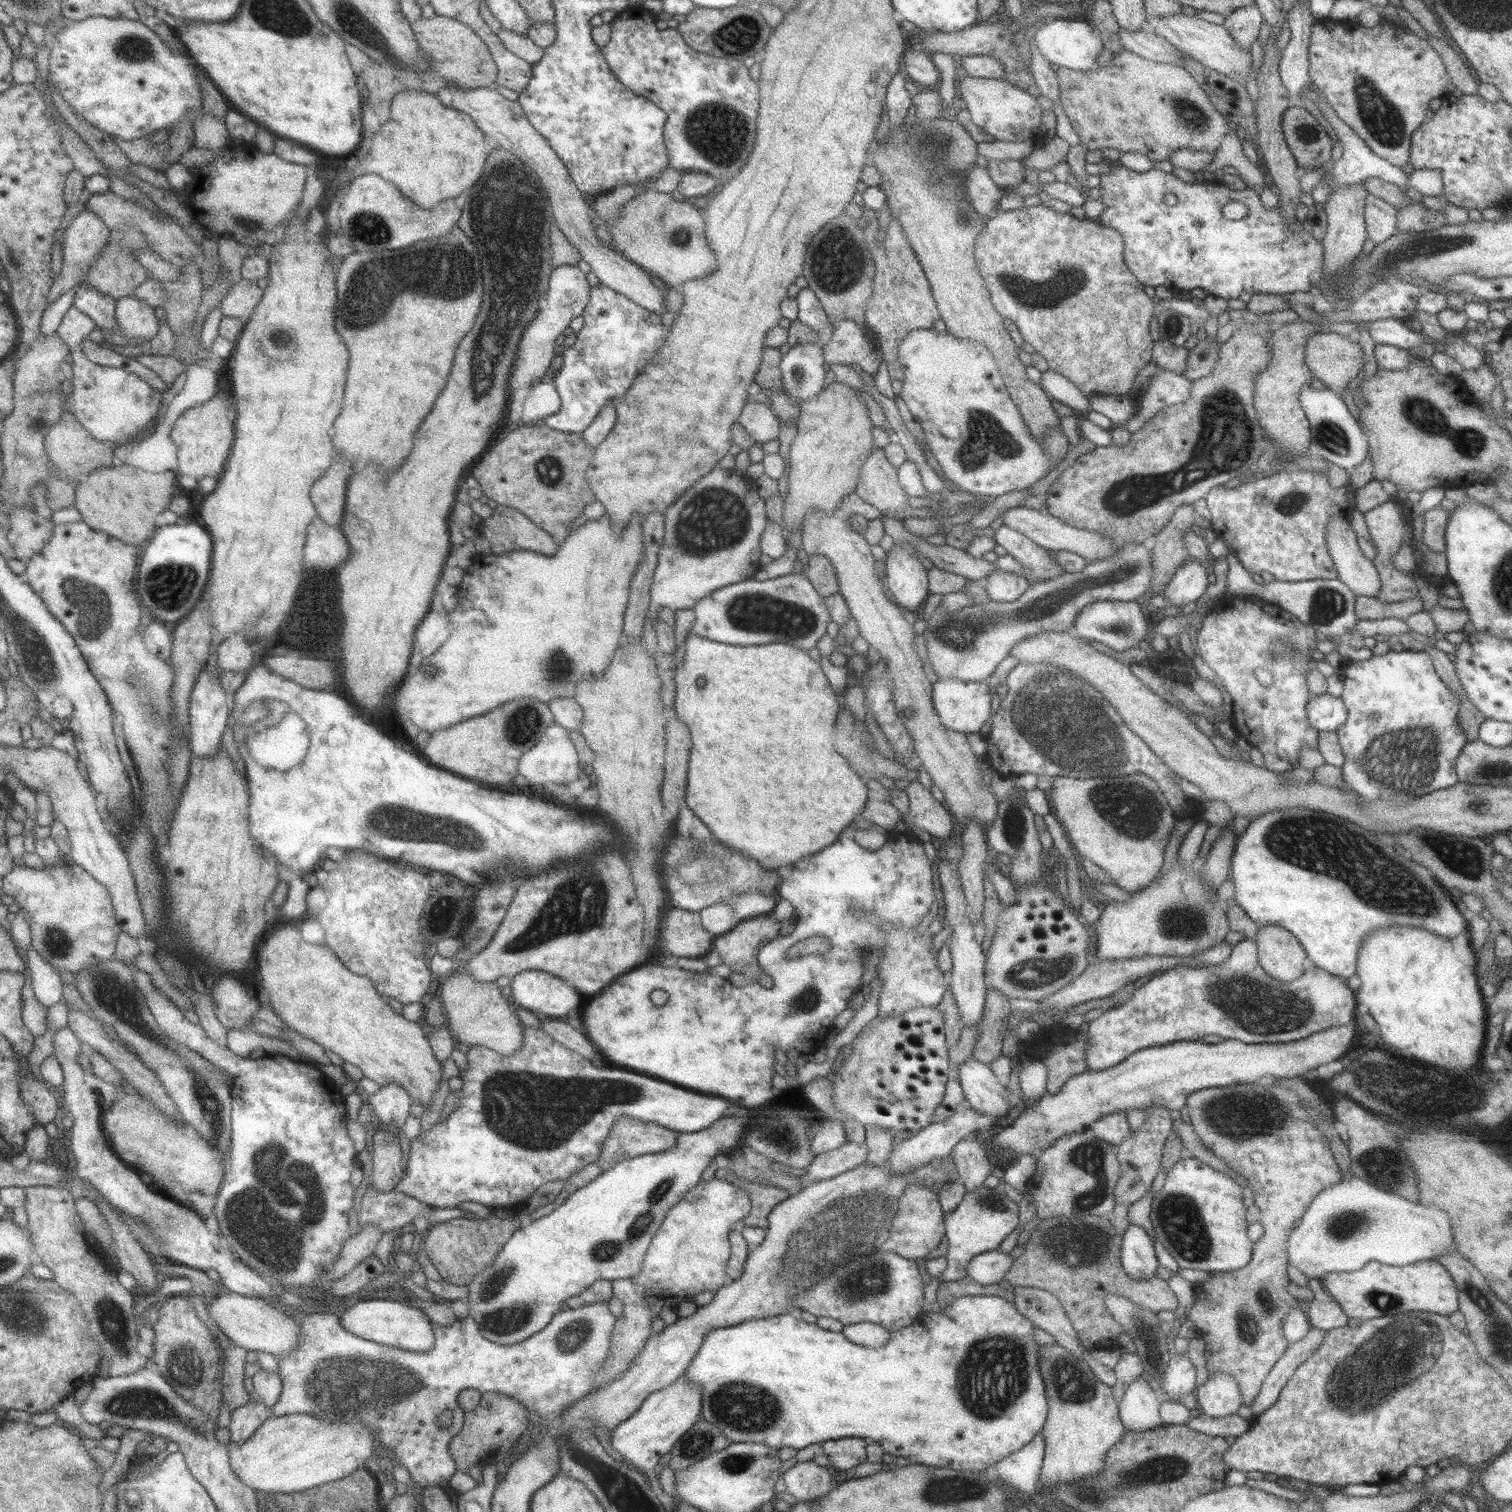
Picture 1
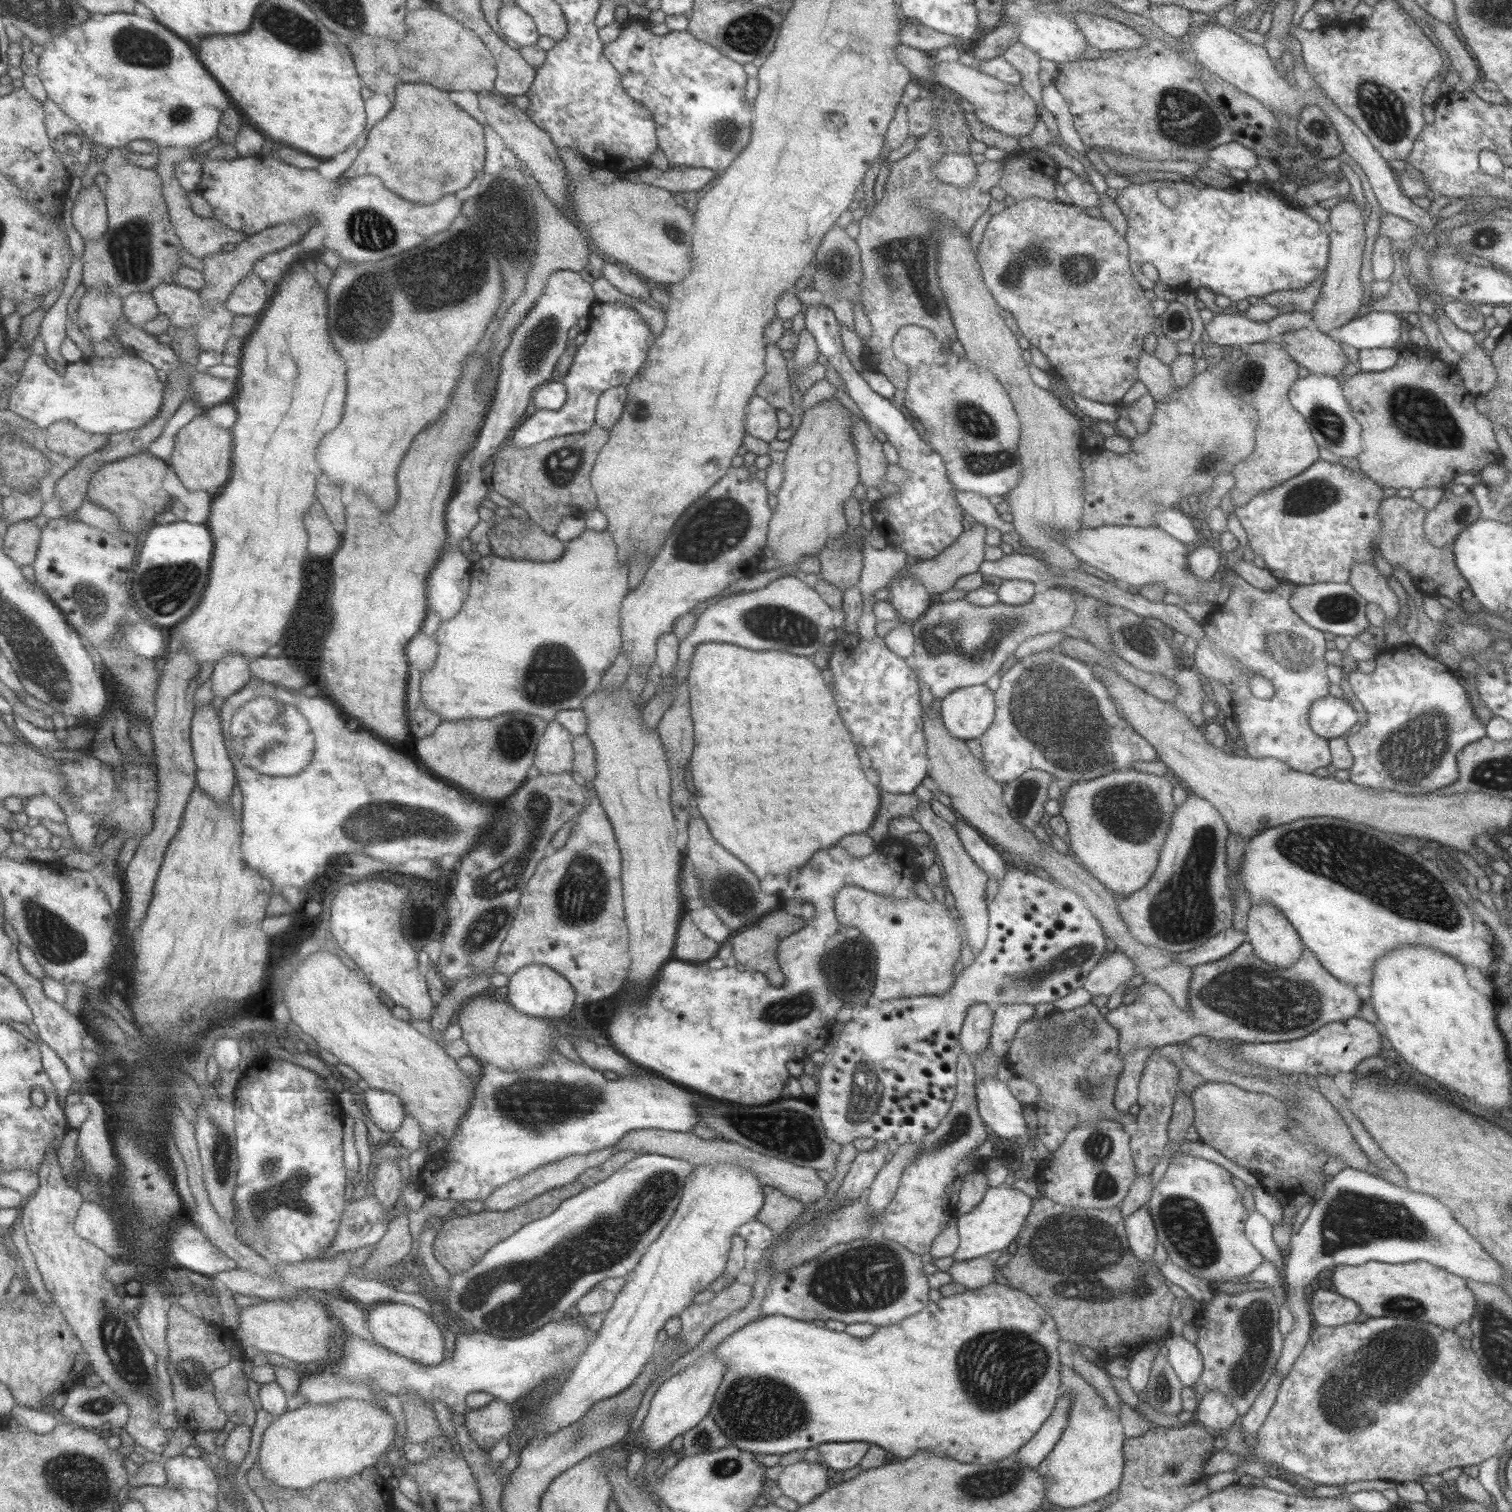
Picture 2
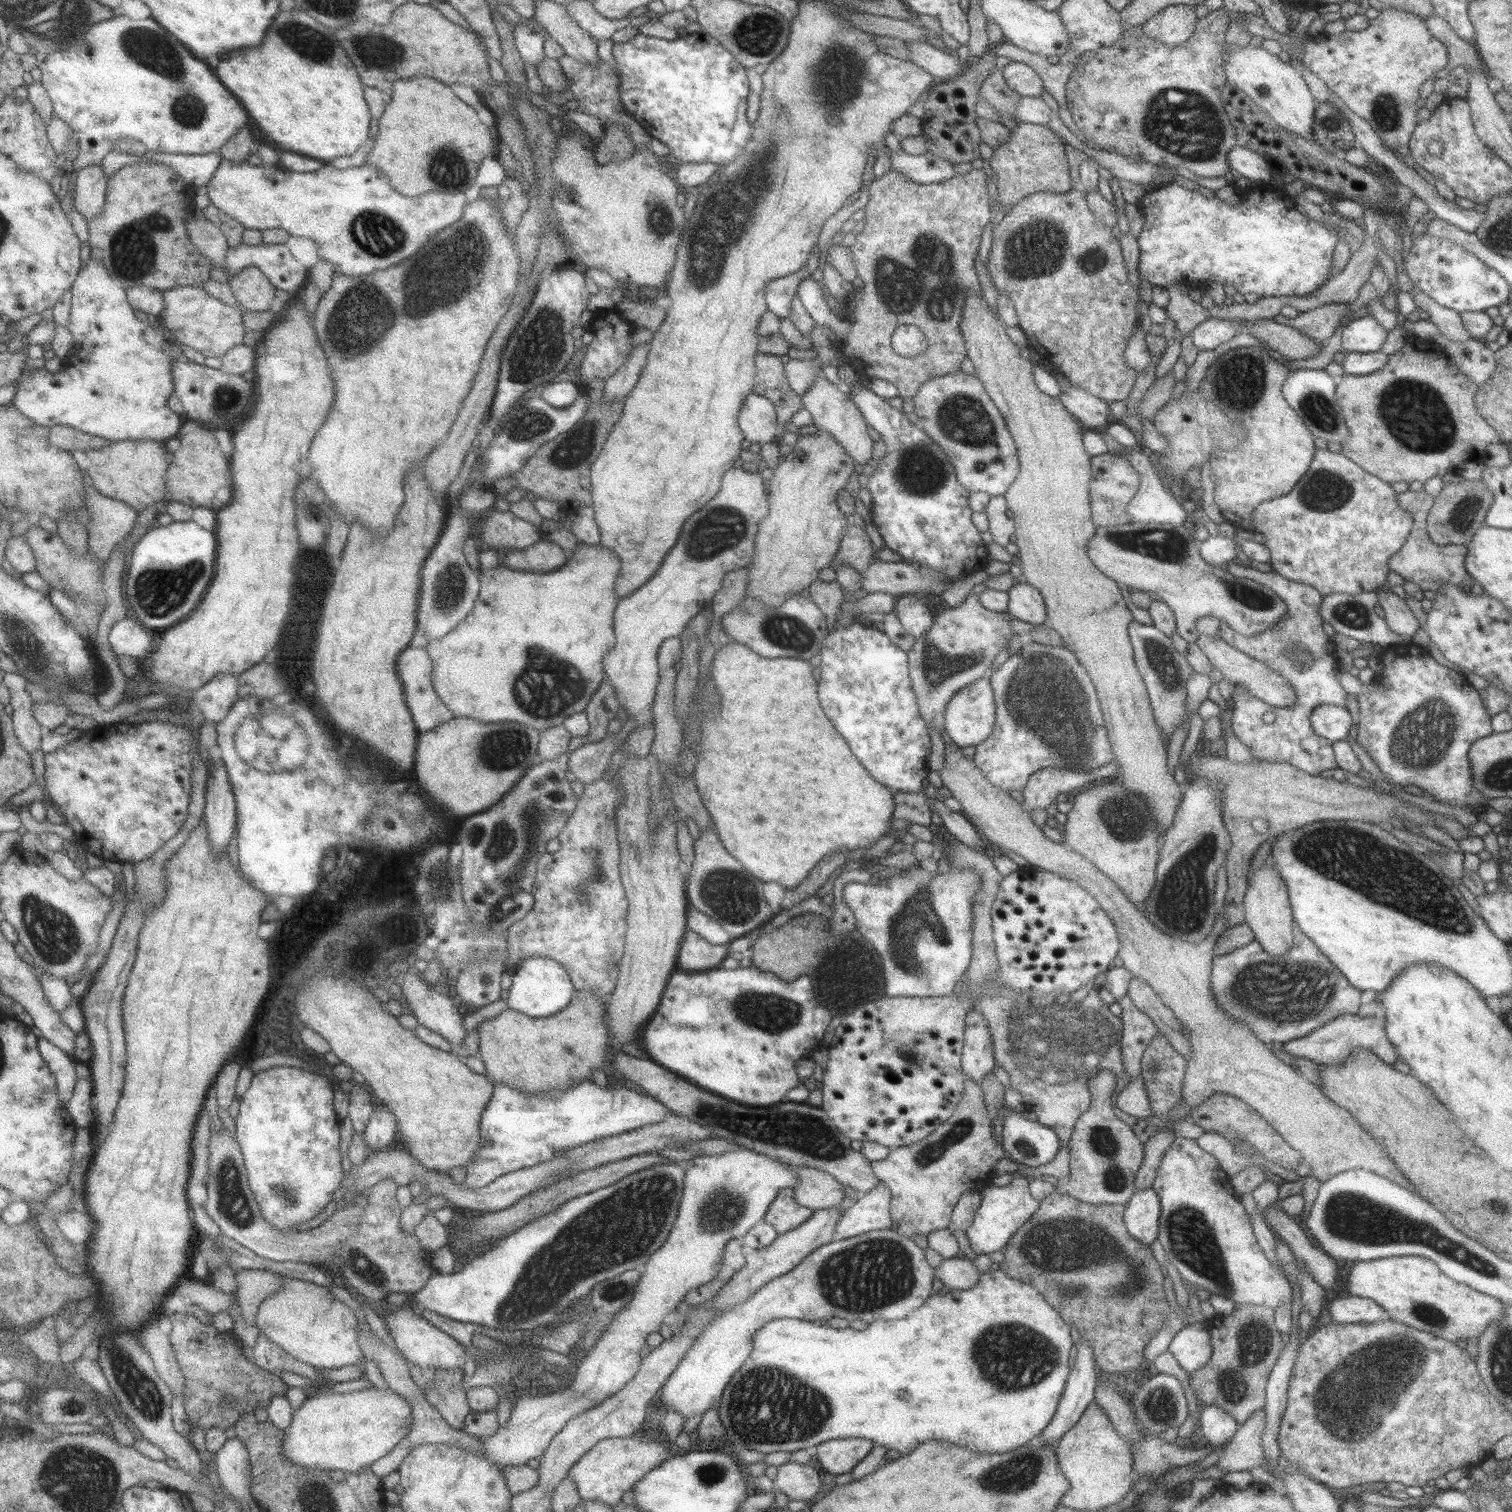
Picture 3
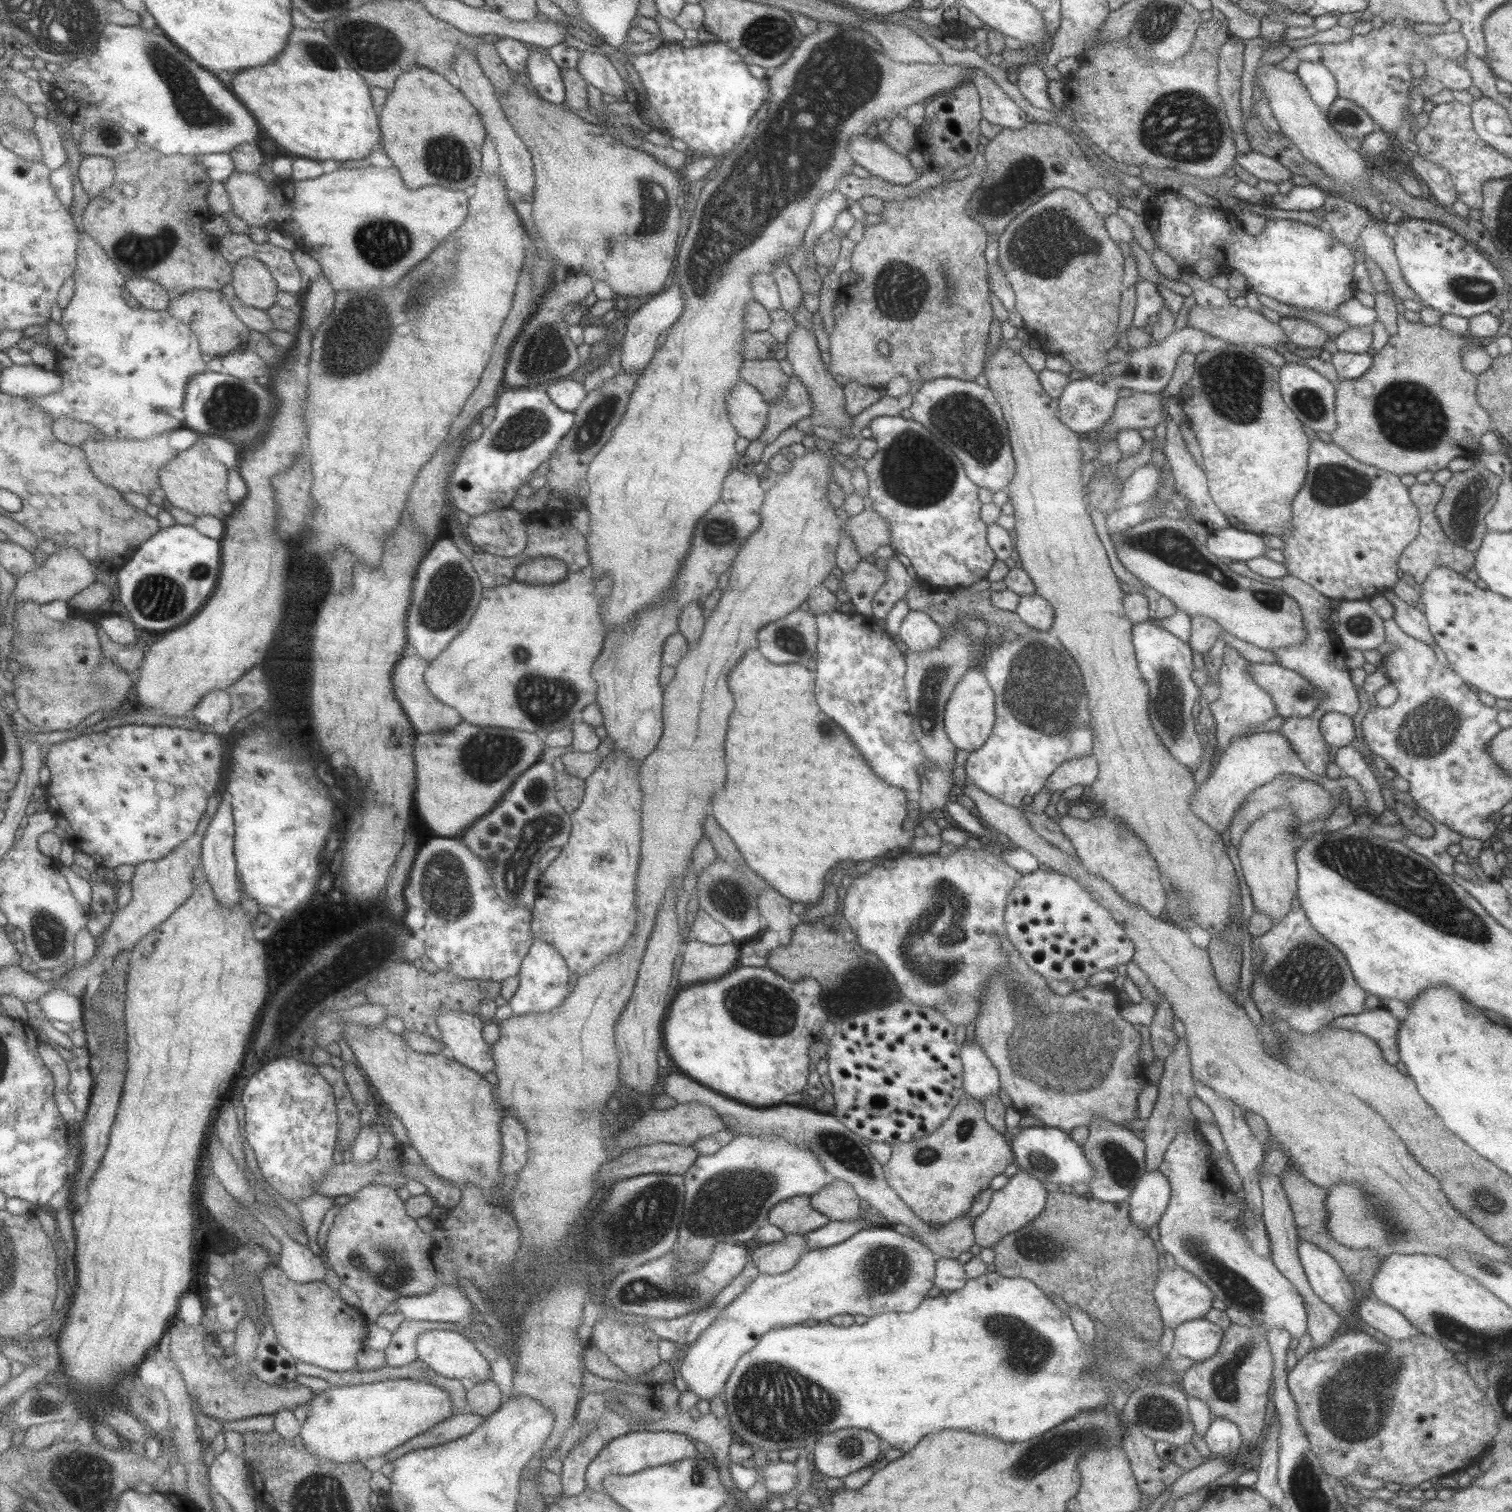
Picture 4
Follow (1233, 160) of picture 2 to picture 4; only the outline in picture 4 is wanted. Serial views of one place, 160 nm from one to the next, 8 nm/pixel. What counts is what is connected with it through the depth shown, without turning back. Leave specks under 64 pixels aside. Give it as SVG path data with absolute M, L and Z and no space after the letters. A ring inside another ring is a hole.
M1253 151L1247 154L1237 154L1235 161L1237 167L1243 168L1245 172L1252 174L1258 180L1277 183L1290 179L1293 174L1288 168L1283 167L1277 160Z

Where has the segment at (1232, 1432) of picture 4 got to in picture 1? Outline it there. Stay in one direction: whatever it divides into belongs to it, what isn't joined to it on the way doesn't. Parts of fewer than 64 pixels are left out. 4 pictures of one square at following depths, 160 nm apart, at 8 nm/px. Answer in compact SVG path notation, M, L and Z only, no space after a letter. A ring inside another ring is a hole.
M1221 1371L1210 1374L1193 1393L1200 1414L1213 1418L1235 1414L1244 1404L1237 1381Z

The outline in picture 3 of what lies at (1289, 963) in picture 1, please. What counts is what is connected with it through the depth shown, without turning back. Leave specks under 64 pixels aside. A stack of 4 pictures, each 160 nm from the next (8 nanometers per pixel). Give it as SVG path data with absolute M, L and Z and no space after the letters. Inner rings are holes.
M1270 863L1261 865L1251 874L1244 894L1244 923L1251 929L1254 940L1271 956L1281 956L1294 939L1295 922L1289 906L1287 887Z

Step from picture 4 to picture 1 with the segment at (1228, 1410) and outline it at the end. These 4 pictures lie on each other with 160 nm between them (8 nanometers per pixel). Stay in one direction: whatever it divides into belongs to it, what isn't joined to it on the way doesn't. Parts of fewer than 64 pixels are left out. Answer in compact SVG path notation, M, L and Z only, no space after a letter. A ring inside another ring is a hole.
M1260 1082L1249 1083L1249 1084L1230 1084L1222 1087L1211 1087L1202 1088L1192 1092L1188 1095L1185 1102L1187 1111L1189 1111L1189 1120L1191 1122L1192 1129L1196 1134L1196 1138L1202 1142L1203 1146L1217 1159L1221 1159L1231 1170L1234 1170L1236 1174L1240 1174L1248 1186L1249 1193L1253 1199L1254 1205L1260 1210L1258 1223L1263 1227L1263 1234L1252 1243L1252 1252L1250 1259L1247 1264L1244 1264L1241 1268L1235 1269L1234 1271L1227 1272L1210 1272L1209 1278L1204 1282L1197 1283L1195 1285L1194 1303L1186 1316L1187 1319L1195 1325L1195 1332L1201 1340L1204 1342L1204 1360L1207 1377L1210 1374L1216 1373L1217 1371L1224 1372L1226 1375L1232 1376L1238 1384L1241 1398L1244 1404L1249 1406L1253 1402L1255 1396L1261 1388L1263 1379L1267 1376L1267 1373L1271 1370L1271 1367L1280 1359L1280 1356L1285 1352L1288 1345L1288 1340L1284 1337L1282 1326L1286 1314L1292 1309L1292 1306L1297 1306L1297 1300L1287 1293L1285 1286L1289 1284L1290 1280L1287 1277L1288 1255L1287 1255L1287 1239L1294 1229L1294 1222L1299 1220L1315 1196L1319 1194L1324 1188L1329 1188L1343 1179L1340 1173L1339 1167L1333 1158L1328 1138L1316 1127L1314 1118L1311 1116L1311 1112L1301 1104L1299 1095L1291 1089L1280 1085L1279 1083L1269 1083L1261 1085Z

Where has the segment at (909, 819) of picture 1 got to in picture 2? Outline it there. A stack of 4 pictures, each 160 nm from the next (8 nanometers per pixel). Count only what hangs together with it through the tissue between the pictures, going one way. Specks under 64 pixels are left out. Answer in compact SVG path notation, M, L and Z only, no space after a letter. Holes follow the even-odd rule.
M925 795L921 799L910 817L919 823L920 830L927 833L930 838L931 847L935 850L938 864L943 868L942 876L946 878L946 886L954 897L954 905L963 921L967 934L967 944L972 954L979 954L983 948L988 933L988 909L985 903L985 882L987 875L973 862L973 859L964 851L958 834L949 823L936 816L929 807Z

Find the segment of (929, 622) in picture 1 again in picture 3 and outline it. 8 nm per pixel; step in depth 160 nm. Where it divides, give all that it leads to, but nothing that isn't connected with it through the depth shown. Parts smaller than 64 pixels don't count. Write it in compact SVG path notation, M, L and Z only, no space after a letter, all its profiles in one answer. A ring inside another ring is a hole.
M975 593L969 594L969 596L967 596L967 600L964 600L956 607L947 606L944 609L939 609L938 613L934 615L934 620L933 624L931 624L931 628L929 628L927 632L923 632L923 636L921 636L921 638L914 639L912 647L906 652L908 658L908 675L911 679L912 689L915 693L915 698L917 701L917 706L919 707L919 712L921 713L921 718L924 720L924 723L927 727L933 727L938 732L940 732L941 729L944 729L944 712L946 709L946 704L949 702L949 699L954 695L957 690L959 690L959 688L963 688L964 686L967 686L967 684L971 682L974 683L976 680L979 680L980 678L986 676L990 669L990 663L993 662L993 658L995 658L995 656L997 656L997 653L1001 652L1001 650L1006 650L1006 648L1008 647L1007 642L1009 642L1014 634L1018 634L1014 633L1014 631L1011 629L1011 624L1009 620L1007 620L1008 616L1010 616L1010 614L1006 610L1003 612L987 610L987 608L981 606L981 603L979 601L977 602L977 598L975 598Z

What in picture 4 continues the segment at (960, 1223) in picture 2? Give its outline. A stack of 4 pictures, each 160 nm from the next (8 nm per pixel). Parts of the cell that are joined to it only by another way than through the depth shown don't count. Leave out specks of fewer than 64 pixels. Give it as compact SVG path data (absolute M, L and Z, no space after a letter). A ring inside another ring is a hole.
M1019 1168L1002 1188L992 1192L985 1211L974 1218L974 1244L981 1248L990 1248L1006 1234L1019 1230L1044 1210L1045 1197L1046 1191L1041 1181Z

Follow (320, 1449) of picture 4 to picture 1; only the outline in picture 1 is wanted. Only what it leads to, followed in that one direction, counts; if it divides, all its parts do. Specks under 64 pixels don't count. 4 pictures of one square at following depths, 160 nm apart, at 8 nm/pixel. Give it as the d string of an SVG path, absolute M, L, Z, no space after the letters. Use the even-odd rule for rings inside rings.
M291 1414L282 1417L271 1416L245 1444L232 1441L229 1448L231 1467L245 1485L253 1488L258 1495L270 1493L301 1493L314 1490L325 1482L347 1481L349 1476L363 1468L374 1451L372 1436L360 1420L353 1422L327 1422L308 1414Z

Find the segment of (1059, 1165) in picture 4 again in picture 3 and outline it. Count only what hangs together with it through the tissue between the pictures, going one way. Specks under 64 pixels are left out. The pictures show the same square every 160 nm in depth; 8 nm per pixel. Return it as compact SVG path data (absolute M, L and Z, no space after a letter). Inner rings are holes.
M1003 1105L997 1110L997 1119L1001 1121L1002 1131L998 1136L1008 1158L1023 1166L1037 1167L1052 1160L1059 1149L1058 1138L1054 1129L1047 1128L1038 1122L1025 1120L1019 1112L1007 1110Z

